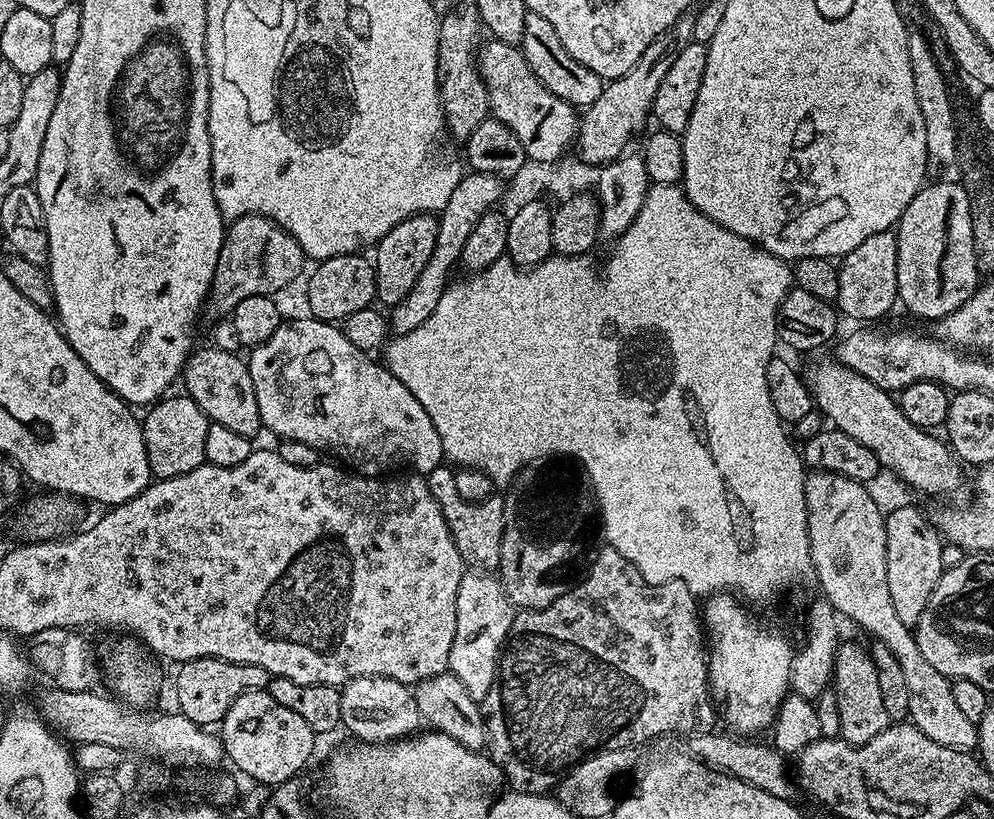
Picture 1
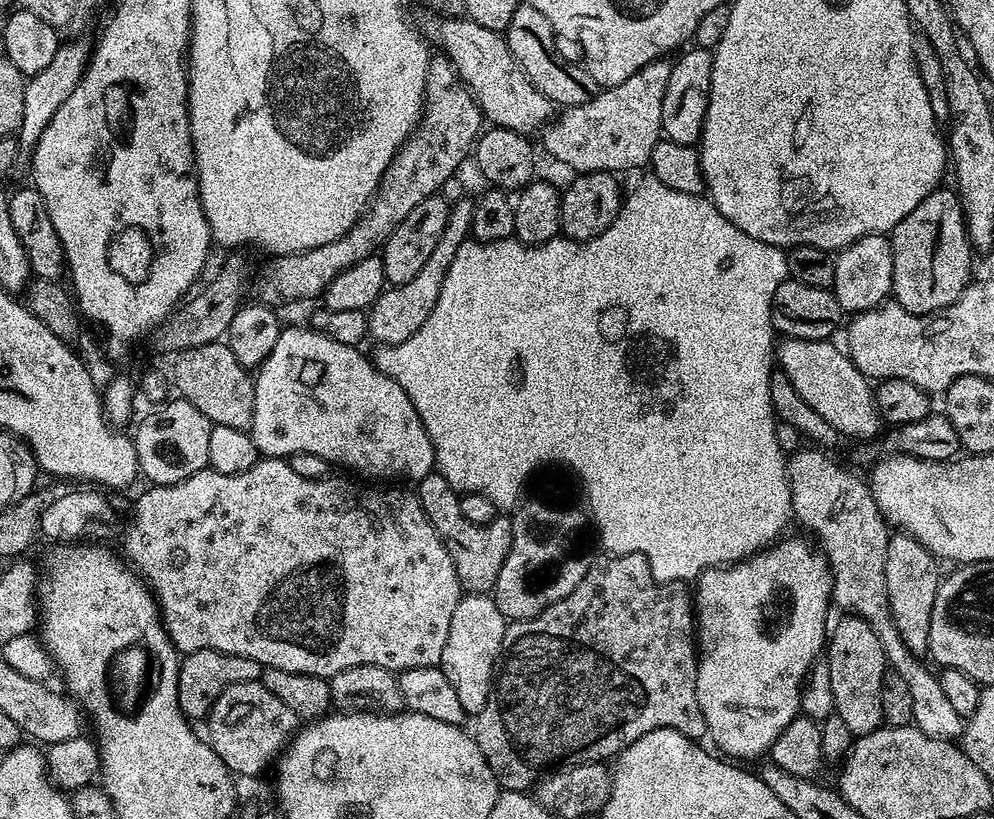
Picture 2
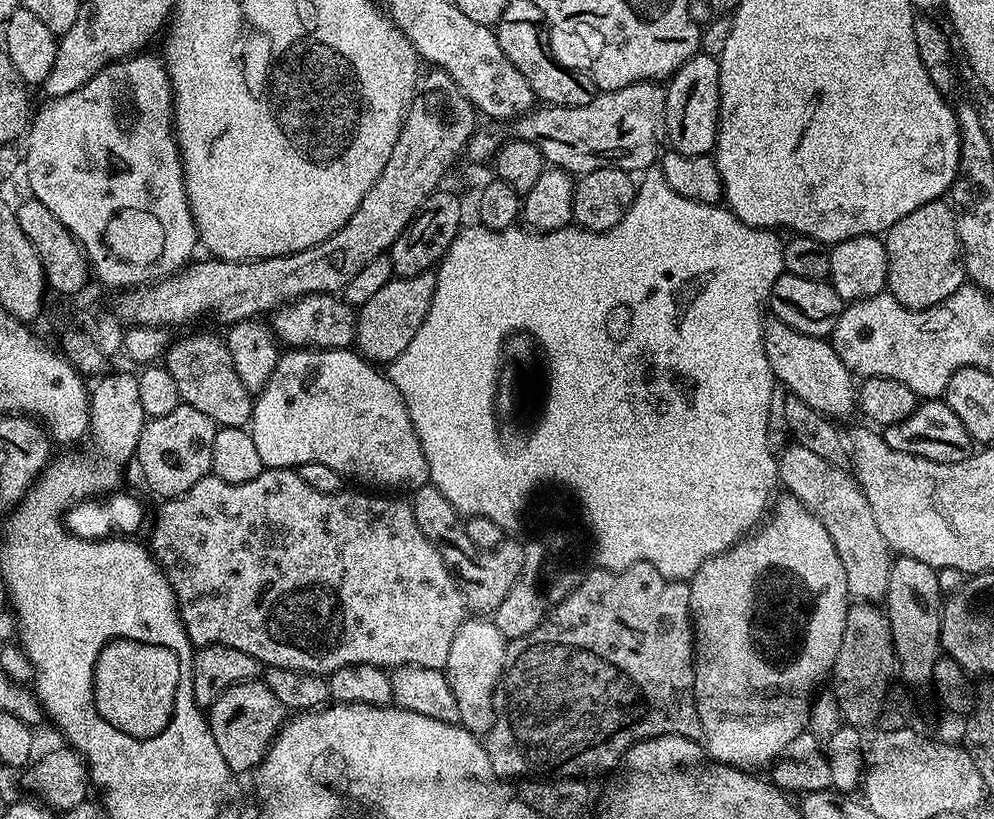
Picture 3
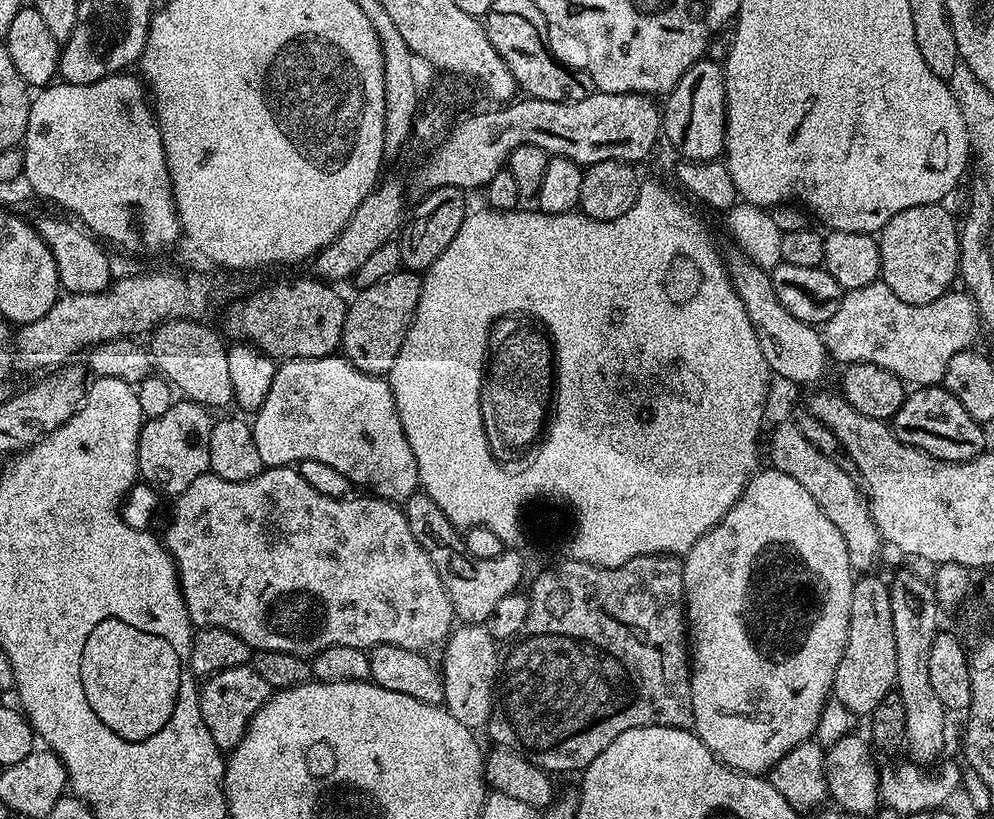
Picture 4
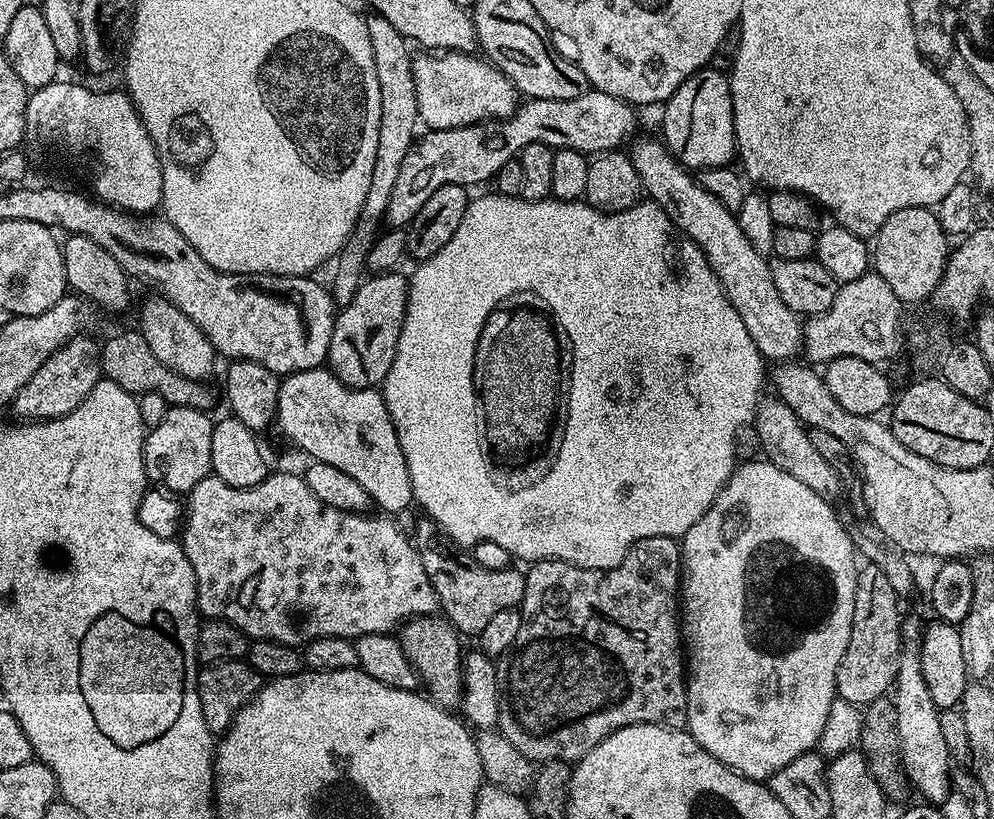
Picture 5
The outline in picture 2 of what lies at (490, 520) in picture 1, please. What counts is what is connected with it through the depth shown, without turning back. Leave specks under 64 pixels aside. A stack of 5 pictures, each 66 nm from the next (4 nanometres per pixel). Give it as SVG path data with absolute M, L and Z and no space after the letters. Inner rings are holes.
M435 470L418 481L414 491L420 498L422 510L436 528L440 541L446 546L461 585L472 594L491 593L495 589L498 572L502 570L502 564L506 562L506 554L510 550L513 534L511 519L497 518L488 524L470 522L470 518L462 514L460 496L452 487L452 483Z

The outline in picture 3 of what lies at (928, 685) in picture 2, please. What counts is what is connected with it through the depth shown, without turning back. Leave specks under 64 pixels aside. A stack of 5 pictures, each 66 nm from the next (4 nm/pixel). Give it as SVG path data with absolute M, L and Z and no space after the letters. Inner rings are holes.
M795 442L789 443L789 448L779 453L778 456L778 480L784 484L789 493L799 498L800 503L808 511L813 512L826 526L826 534L834 542L838 550L838 558L842 558L842 566L846 570L846 582L849 593L860 602L880 602L883 601L888 583L890 582L890 566L893 557L886 541L882 538L882 530L878 530L878 522L874 522L874 510L870 510L870 502L866 502L866 494L857 482L855 475L848 468L834 466L822 454L814 450L806 450L806 446Z

